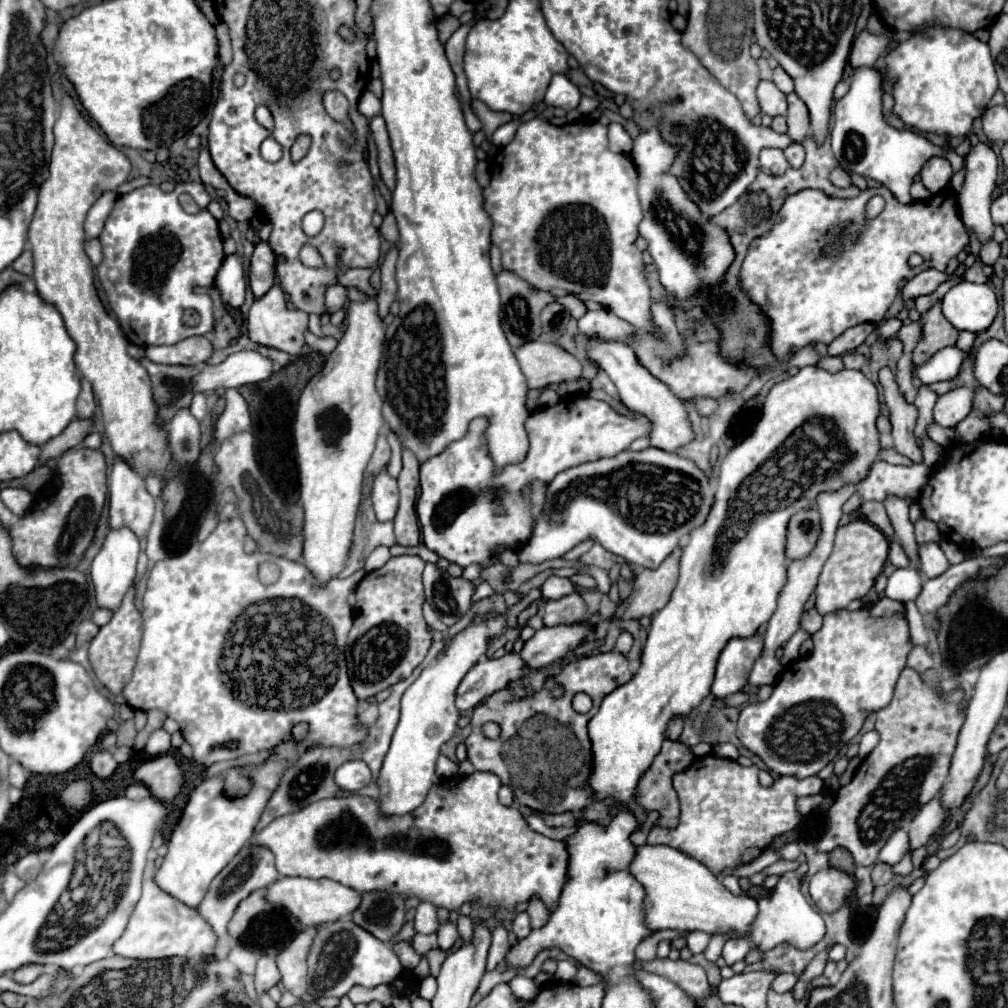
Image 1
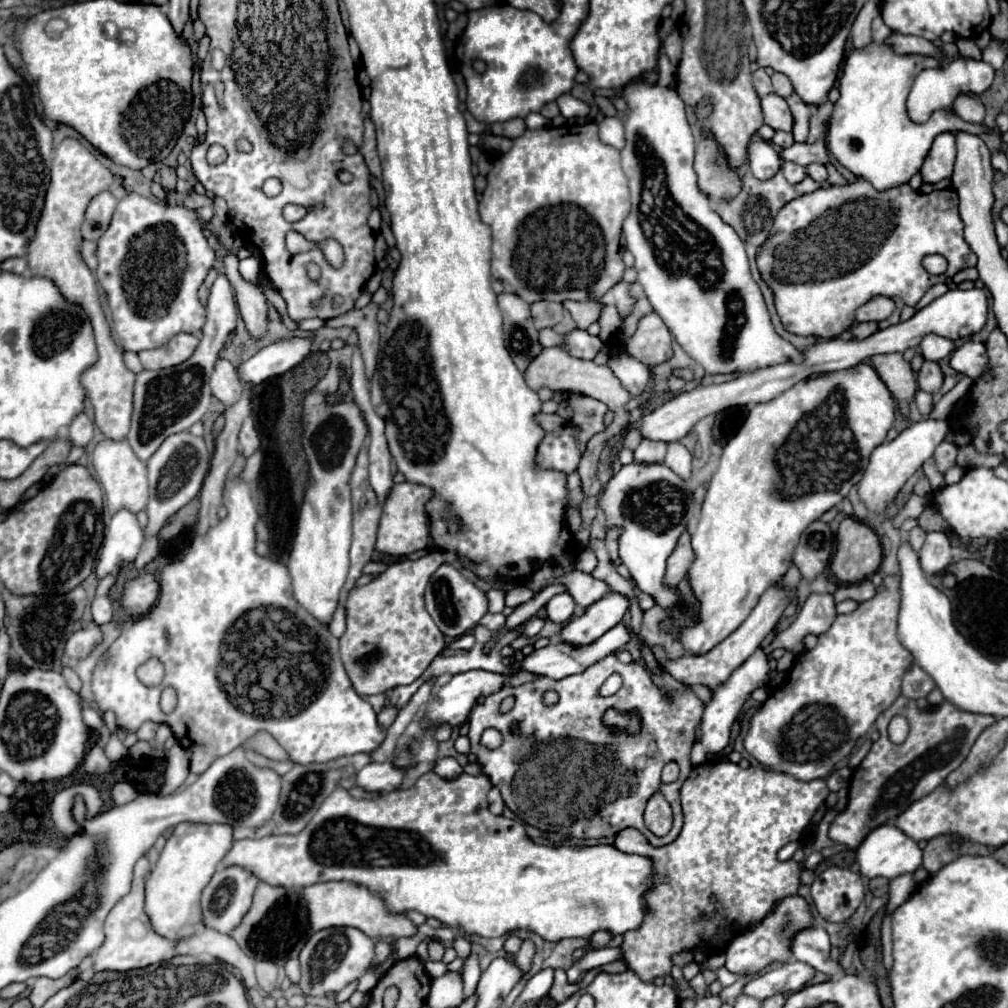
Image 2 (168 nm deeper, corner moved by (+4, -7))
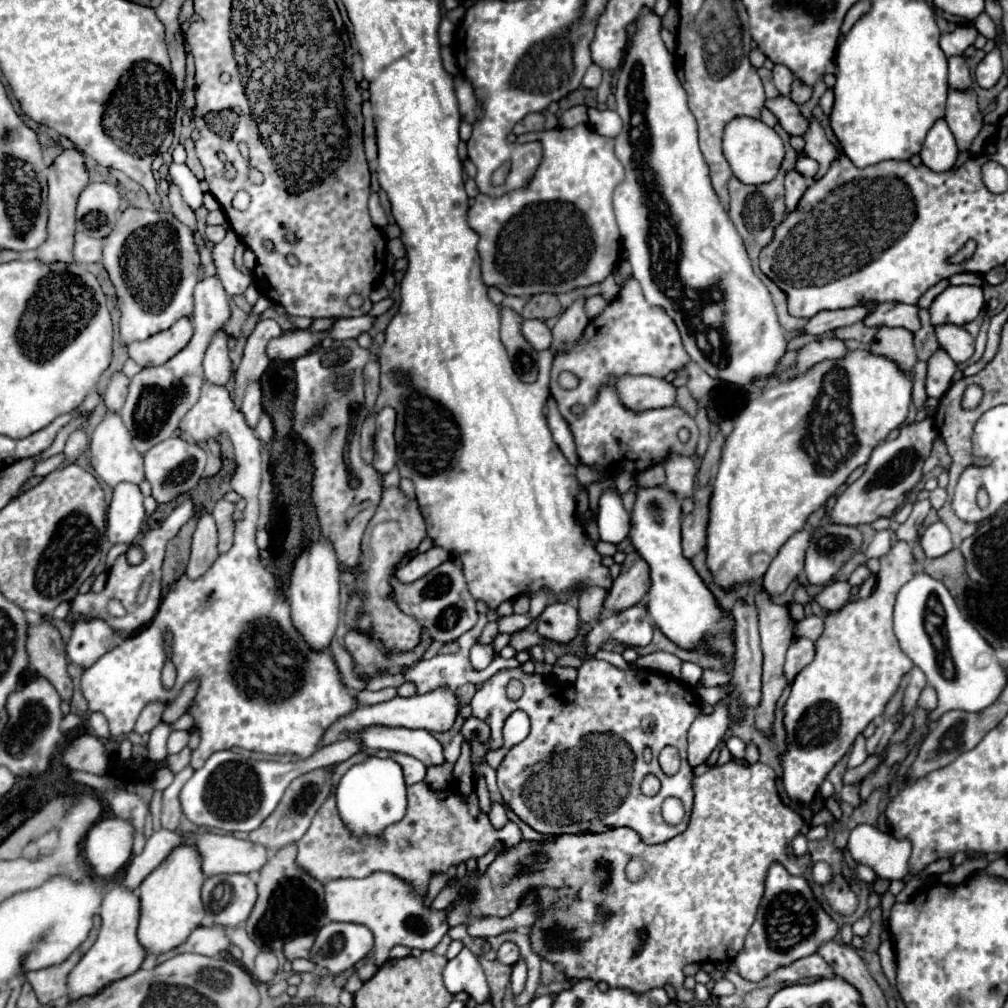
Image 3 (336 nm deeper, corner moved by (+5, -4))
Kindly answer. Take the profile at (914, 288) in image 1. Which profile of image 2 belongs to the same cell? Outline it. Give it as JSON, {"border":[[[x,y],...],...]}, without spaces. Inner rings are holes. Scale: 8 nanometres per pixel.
{"border":[[[875,297],[871,299],[869,303],[865,303],[859,311],[857,311],[857,317],[855,317],[855,323],[861,323],[861,321],[885,321],[893,315],[895,311],[895,301],[889,299],[889,297]]]}

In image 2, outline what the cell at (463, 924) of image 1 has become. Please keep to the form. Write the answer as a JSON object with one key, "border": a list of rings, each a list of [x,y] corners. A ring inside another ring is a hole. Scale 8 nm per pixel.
{"border":[[[469,953],[467,955],[467,959],[465,959],[465,963],[463,963],[463,981],[465,981],[465,997],[469,997],[469,995],[473,995],[475,993],[475,989],[477,989],[477,981],[479,981],[479,977],[481,977],[481,967],[479,967],[479,957],[477,957],[477,953]]]}

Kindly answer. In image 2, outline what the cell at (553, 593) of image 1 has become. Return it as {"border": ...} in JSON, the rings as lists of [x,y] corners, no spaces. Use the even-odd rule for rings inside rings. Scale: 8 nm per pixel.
{"border":[[[561,593],[561,595],[555,595],[553,599],[549,599],[549,603],[545,605],[547,609],[547,617],[555,623],[567,623],[573,615],[573,609],[575,609],[575,601],[569,593]]]}

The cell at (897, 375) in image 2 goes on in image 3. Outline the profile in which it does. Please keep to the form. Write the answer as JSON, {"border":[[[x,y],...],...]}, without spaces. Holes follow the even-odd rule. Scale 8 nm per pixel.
{"border":[[[878,328],[870,342],[870,352],[894,360],[904,372],[916,364],[916,350],[912,332],[906,328]]]}

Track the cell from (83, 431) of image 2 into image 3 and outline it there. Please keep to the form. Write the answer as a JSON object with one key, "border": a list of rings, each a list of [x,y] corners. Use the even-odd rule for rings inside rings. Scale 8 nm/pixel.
{"border":[[[78,428],[76,432],[72,432],[70,438],[66,440],[66,446],[64,446],[64,452],[62,452],[66,462],[76,462],[78,456],[86,450],[86,444],[88,444],[88,438],[86,438],[84,428]]]}

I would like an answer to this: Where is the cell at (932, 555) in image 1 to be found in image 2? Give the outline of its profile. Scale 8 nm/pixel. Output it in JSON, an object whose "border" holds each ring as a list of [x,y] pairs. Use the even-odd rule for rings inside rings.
{"border":[[[943,531],[927,533],[925,545],[919,551],[921,567],[927,575],[939,575],[945,573],[945,569],[951,565],[953,549],[949,543],[949,537]]]}

